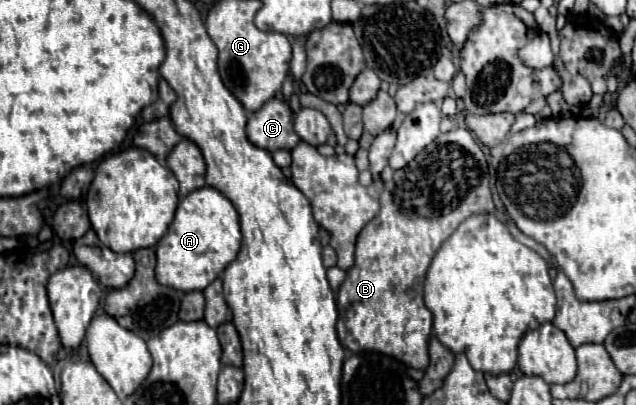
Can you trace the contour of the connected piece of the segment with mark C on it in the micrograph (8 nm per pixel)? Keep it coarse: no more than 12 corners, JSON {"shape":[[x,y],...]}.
{"shape":[[269,99],[247,119],[247,137],[265,151],[291,151],[301,139],[293,113]]}

